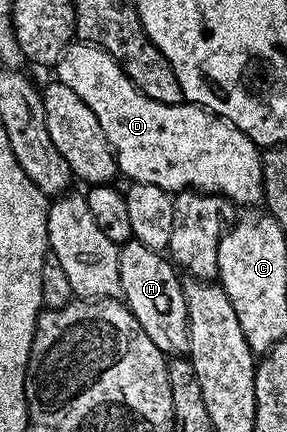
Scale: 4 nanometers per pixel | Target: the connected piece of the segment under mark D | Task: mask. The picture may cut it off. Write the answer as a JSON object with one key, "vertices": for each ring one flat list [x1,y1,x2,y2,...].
{"vertices":[[83,41,73,42,60,56,54,68,55,78,59,82,70,85,90,109,94,109,94,117,98,117,98,125,102,125,102,133,106,133,108,142,116,152,116,166,124,171,133,183,158,185,158,189,169,193,181,191,205,191,208,195,218,195,227,199,229,204,244,209,252,209,264,197,262,189,262,165,260,164,261,148,257,147,246,133,238,130,234,124,211,111,195,106,187,101,178,105,166,105,153,99,147,99,126,77,123,69,107,55,101,47,93,47]]}

